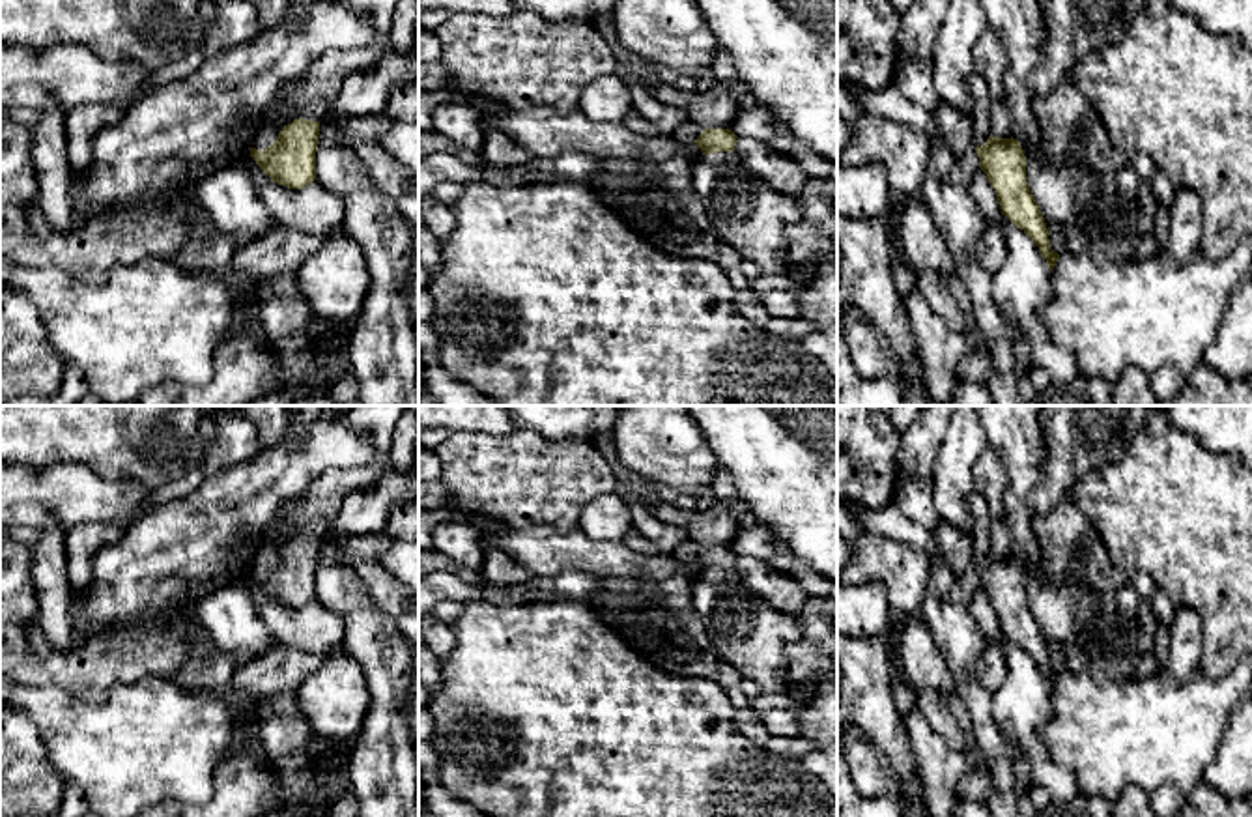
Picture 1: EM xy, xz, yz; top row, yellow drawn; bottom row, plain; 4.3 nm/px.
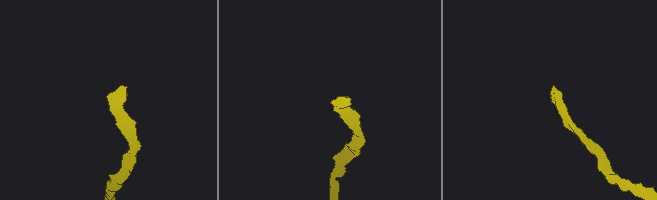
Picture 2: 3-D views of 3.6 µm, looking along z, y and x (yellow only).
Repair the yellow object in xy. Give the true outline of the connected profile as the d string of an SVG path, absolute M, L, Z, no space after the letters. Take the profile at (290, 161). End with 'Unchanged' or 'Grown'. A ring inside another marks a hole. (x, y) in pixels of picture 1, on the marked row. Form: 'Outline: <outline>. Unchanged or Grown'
Outline: M398 0L342 2L374 24L374 41L368 47L329 50L306 67L295 86L282 86L280 97L267 110L265 123L249 148L271 181L288 189L303 189L316 179L320 122L342 82L392 50L392 15Z. Grown

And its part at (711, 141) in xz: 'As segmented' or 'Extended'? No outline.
Extended

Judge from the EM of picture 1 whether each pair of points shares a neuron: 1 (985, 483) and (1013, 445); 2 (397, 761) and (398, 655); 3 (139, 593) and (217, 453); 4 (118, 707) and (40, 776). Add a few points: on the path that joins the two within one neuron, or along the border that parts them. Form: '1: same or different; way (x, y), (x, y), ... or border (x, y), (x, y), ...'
1: different; border (991, 445), (1006, 464), (1010, 490)
2: same; way (387, 735), (389, 681)
3: different; border (249, 460), (208, 475)
4: different; border (34, 724), (45, 743), (53, 769), (64, 782)

